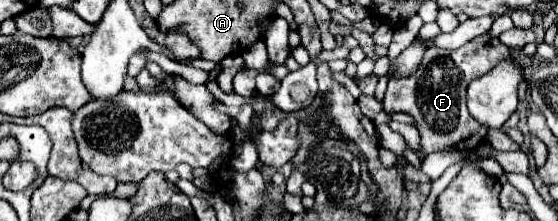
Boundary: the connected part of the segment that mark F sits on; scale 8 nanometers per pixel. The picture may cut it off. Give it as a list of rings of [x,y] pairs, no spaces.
[[[489,35],[475,37],[457,51],[433,49],[425,53],[423,63],[415,75],[389,81],[383,105],[389,113],[403,111],[415,117],[425,155],[433,151],[475,149],[479,141],[485,141],[487,129],[481,123],[475,123],[475,119],[471,119],[471,113],[465,109],[465,91],[473,79],[483,77],[495,67],[495,63],[503,59],[513,59],[511,51],[497,37]]]

